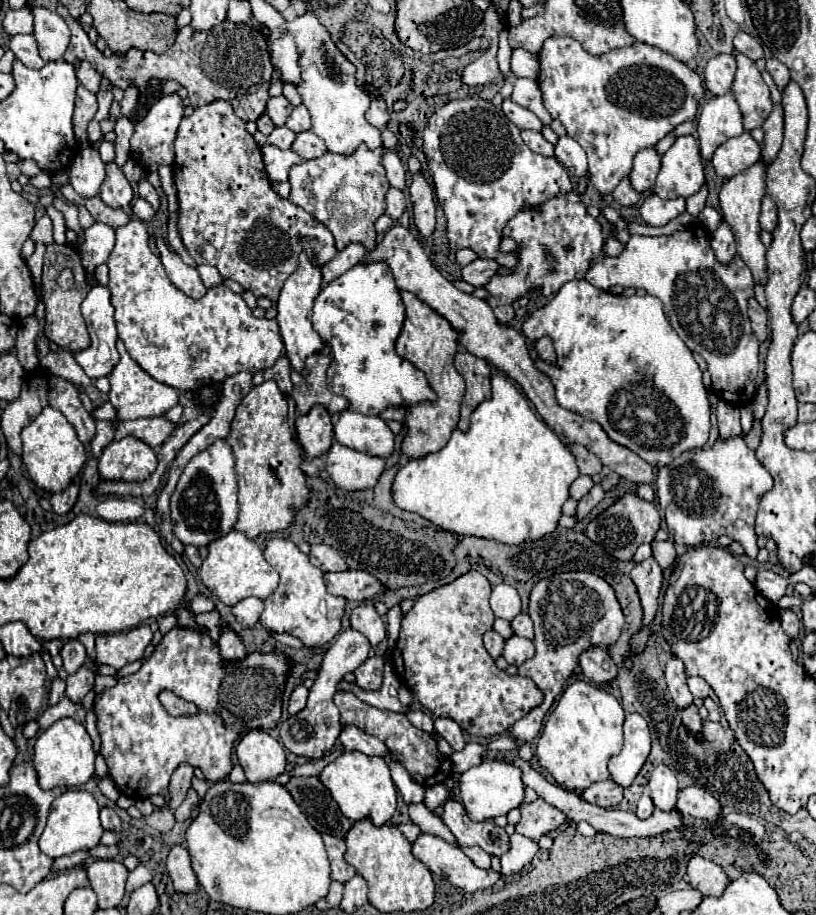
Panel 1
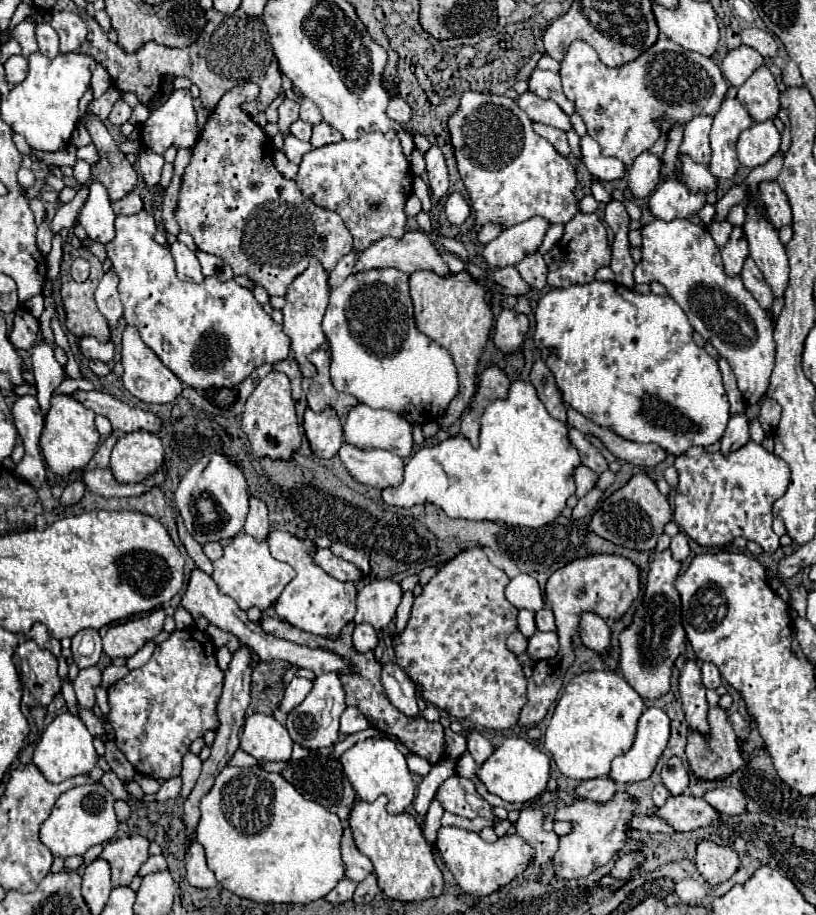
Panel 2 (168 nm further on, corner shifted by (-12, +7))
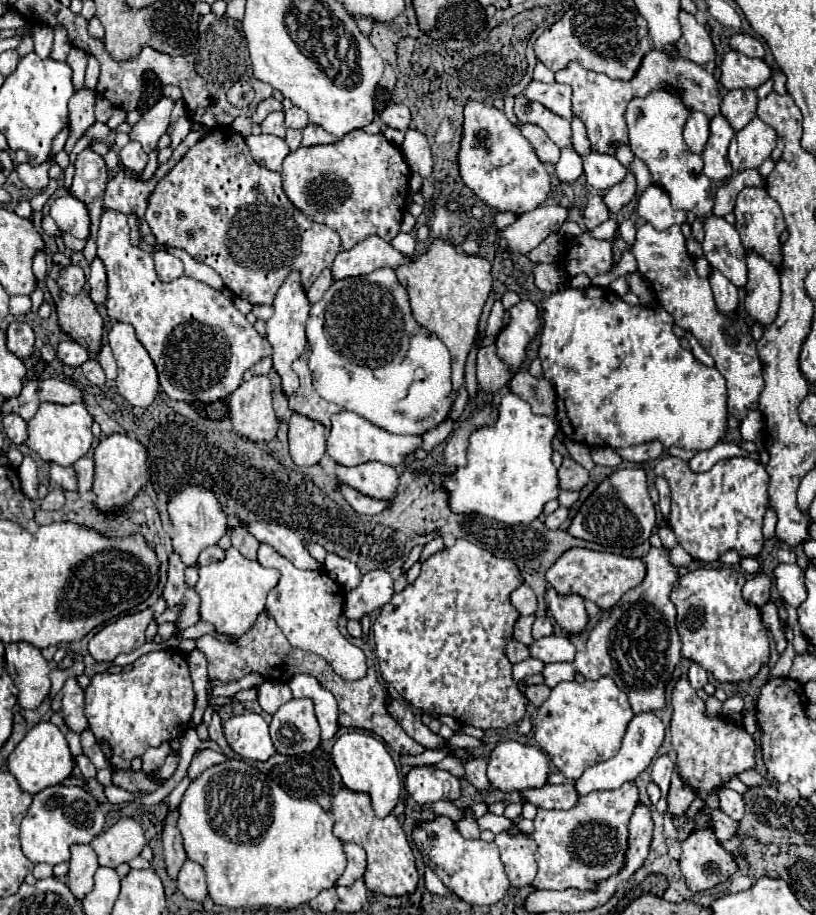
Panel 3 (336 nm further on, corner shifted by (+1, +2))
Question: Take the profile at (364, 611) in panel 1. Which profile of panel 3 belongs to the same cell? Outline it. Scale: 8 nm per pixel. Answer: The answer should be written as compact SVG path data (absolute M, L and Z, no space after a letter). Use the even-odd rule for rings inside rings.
M385 570L367 572L361 584L347 592L343 616L347 620L361 620L363 616L385 606L393 598L393 580Z

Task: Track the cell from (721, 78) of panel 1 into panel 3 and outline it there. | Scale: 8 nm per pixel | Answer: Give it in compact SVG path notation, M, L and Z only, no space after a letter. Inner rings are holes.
M727 52L721 62L721 84L727 90L757 88L771 76L771 68L759 60L741 52Z

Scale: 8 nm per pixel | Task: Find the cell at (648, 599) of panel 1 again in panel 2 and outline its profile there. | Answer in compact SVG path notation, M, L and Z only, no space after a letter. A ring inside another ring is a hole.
M670 549L658 553L654 551L650 557L650 571L646 577L646 591L644 599L636 605L636 613L632 615L632 623L620 633L620 665L618 673L646 699L658 699L670 691L670 677L672 677L672 667L674 661L686 651L686 633L682 627L682 605L680 605L680 595L674 587L674 581L680 573L680 563L672 557Z

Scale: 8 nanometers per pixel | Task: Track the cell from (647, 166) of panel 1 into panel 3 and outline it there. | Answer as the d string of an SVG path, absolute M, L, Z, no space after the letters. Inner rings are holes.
M629 170L629 172L627 172L627 178L625 178L623 182L615 184L615 186L603 196L603 200L605 200L607 208L609 208L609 212L619 212L625 204L629 204L629 202L633 200L635 192L637 192L637 182L635 182L633 172Z

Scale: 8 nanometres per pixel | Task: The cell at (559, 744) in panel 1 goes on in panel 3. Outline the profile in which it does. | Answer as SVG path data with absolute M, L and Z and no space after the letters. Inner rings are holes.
M605 676L599 680L585 680L583 684L579 684L575 680L573 682L559 682L551 690L551 696L539 706L533 736L539 744L539 748L551 758L551 764L567 780L577 782L577 778L581 778L581 774L589 766L593 766L597 762L605 762L605 760L613 758L613 754L617 754L617 750L621 748L621 738L625 734L625 726L631 722L631 718L633 718L633 712L631 712L627 694L617 688L613 678Z

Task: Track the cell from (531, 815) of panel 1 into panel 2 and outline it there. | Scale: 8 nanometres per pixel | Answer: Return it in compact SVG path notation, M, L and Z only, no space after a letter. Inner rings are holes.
M524 809L516 821L516 835L520 835L534 849L530 865L536 867L546 865L558 851L558 835L554 831L544 831L542 821L544 815L540 809Z

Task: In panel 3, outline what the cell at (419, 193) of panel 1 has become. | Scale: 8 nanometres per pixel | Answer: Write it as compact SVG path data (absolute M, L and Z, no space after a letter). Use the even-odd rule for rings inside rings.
M417 130L405 132L405 142L401 144L401 152L405 156L405 162L409 164L411 172L417 172L421 176L429 176L433 172L433 158L427 144L427 138Z

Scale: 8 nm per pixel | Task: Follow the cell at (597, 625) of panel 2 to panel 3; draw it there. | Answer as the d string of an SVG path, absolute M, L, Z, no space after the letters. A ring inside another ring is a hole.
M553 588L547 590L547 600L549 600L549 610L555 618L555 622L567 632L567 634L581 634L589 622L583 598L577 594L571 596L561 596Z

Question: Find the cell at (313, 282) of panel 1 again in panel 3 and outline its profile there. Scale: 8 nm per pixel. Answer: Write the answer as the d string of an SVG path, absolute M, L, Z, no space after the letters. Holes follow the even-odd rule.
M293 270L287 280L281 284L277 296L275 296L275 302L273 302L273 316L267 320L267 340L271 342L273 346L273 370L279 372L281 380L283 380L283 392L287 396L291 396L297 388L299 388L299 378L297 374L291 370L291 364L303 354L305 350L305 344L307 344L307 338L305 338L305 322L309 318L309 310L311 310L311 304L307 300L307 294L301 286L301 274L297 274L297 270Z

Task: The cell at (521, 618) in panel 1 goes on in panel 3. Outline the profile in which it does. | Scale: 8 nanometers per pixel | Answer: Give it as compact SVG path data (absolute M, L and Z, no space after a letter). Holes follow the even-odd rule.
M535 618L533 622L533 638L543 638L553 634L553 624L547 618Z

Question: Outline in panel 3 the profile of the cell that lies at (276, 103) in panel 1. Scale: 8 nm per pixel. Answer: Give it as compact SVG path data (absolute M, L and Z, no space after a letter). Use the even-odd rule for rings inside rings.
M271 112L263 122L261 122L261 130L265 134L273 134L279 138L285 138L285 122L283 122L285 114L283 112Z

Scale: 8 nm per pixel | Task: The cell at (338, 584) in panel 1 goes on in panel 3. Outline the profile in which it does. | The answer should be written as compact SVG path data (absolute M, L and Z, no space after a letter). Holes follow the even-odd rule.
M251 522L247 524L247 530L259 540L269 546L273 546L281 556L285 556L289 562L293 562L301 570L323 570L323 566L307 552L303 542L293 534L289 528L277 526L277 524L261 524Z

